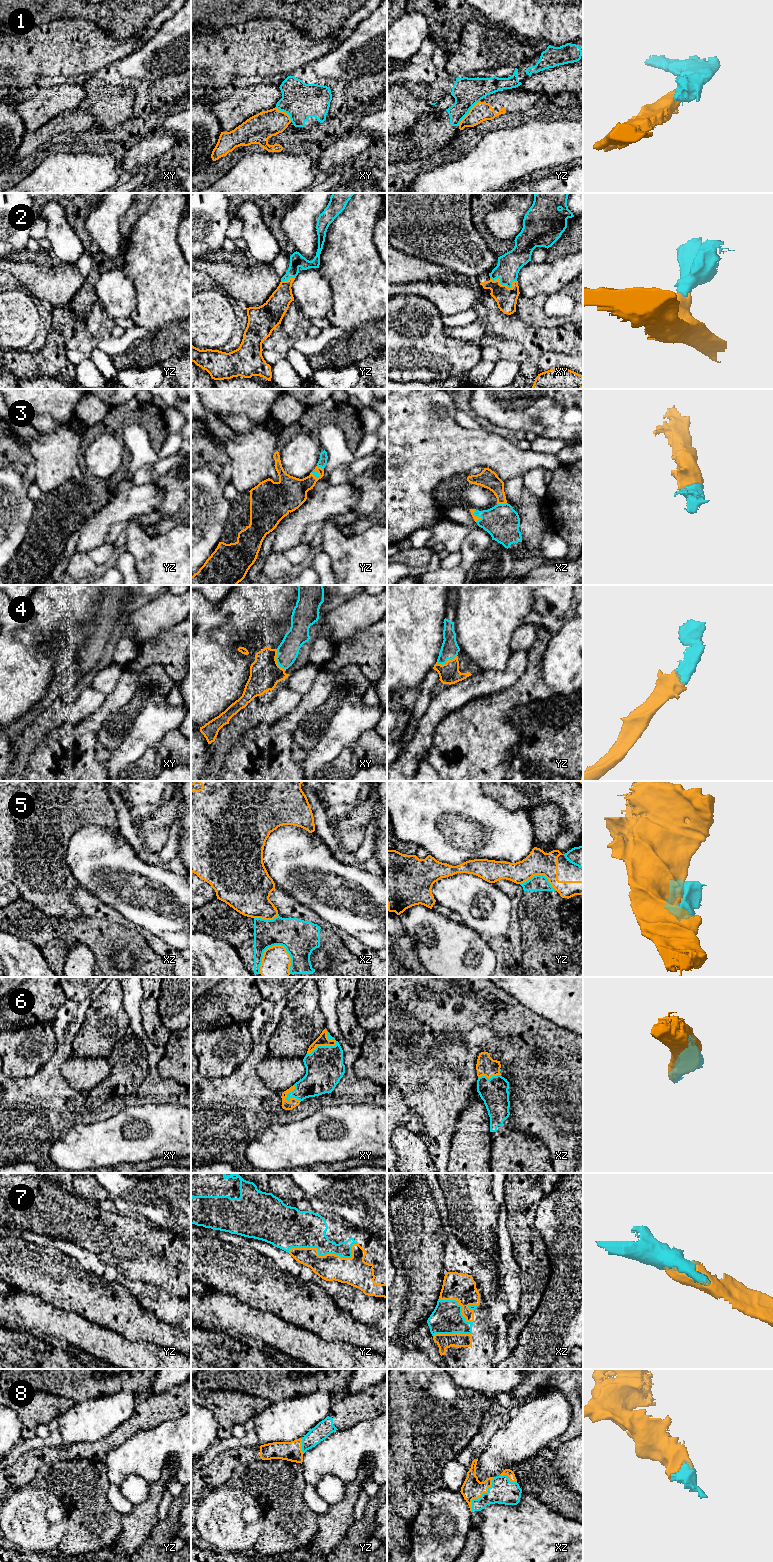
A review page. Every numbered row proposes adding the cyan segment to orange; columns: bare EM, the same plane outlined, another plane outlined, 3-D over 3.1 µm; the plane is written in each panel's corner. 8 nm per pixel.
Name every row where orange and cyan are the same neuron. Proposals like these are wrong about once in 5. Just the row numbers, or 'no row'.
2, 3, 4, 6, 7, 8

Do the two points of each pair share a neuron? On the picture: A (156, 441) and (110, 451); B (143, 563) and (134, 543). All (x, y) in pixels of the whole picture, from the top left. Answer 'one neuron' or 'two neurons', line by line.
A: two neurons
B: one neuron

